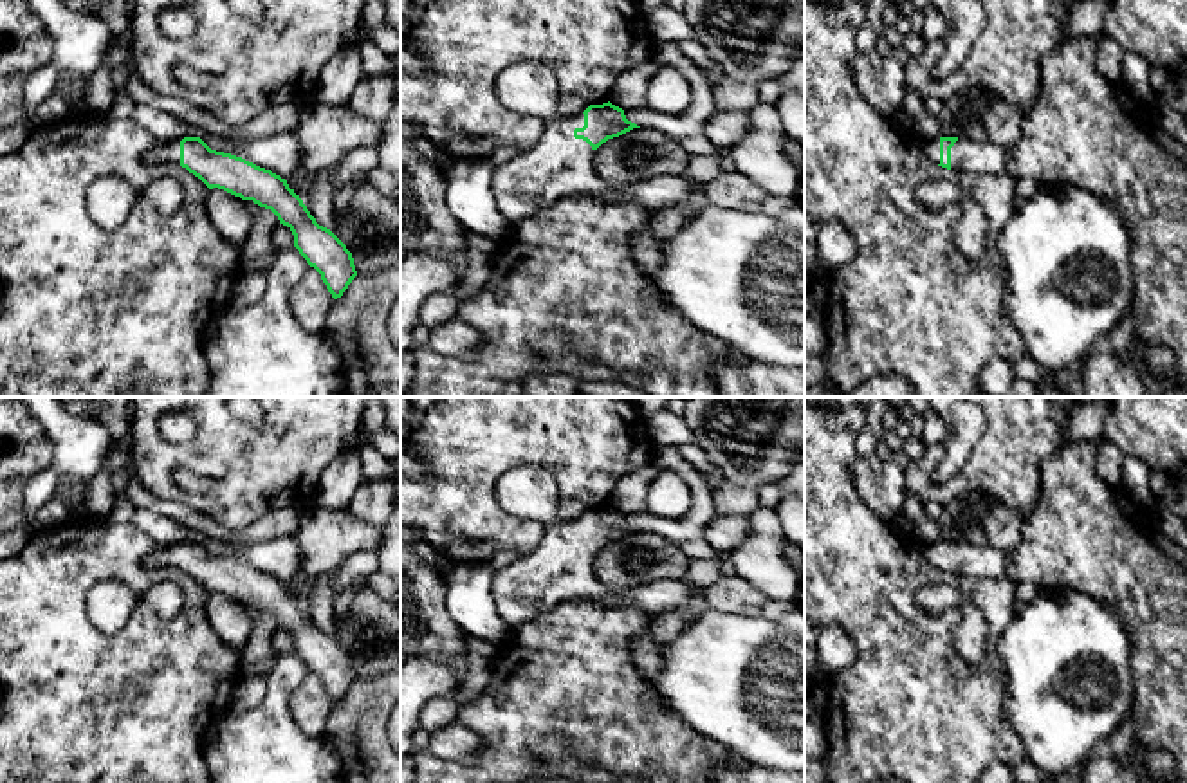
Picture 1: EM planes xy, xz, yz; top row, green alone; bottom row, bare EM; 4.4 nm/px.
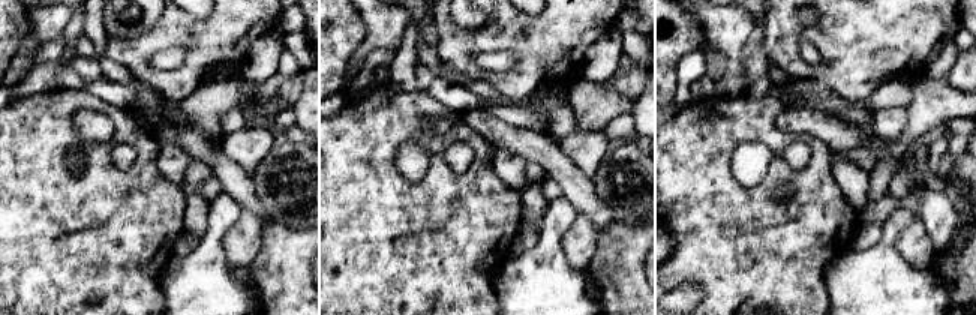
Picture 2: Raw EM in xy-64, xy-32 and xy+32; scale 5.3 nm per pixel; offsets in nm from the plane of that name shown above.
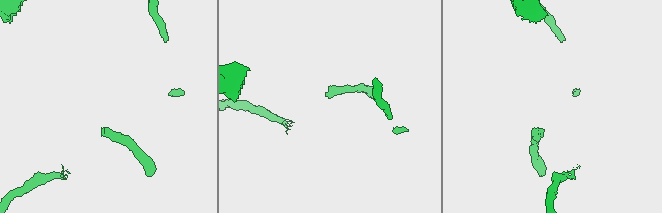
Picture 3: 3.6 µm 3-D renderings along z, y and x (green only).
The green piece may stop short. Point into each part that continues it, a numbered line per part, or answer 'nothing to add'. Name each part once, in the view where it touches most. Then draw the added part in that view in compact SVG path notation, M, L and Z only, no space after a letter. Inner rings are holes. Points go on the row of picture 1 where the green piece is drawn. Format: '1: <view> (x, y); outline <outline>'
1: xz (560, 165); outline M584 114L554 117L543 137L529 152L518 153L492 171L492 193L498 211L516 224L557 200L588 195L603 202L637 202L657 213L684 204L687 216L698 215L707 200L702 189L686 177L655 177L613 188L594 171L595 150L574 137L584 126Z

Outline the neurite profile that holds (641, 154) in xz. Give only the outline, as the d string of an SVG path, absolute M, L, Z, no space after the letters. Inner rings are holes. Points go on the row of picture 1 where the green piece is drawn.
M649 126L608 139L594 153L594 171L613 188L655 177L686 177L687 164L689 153Z

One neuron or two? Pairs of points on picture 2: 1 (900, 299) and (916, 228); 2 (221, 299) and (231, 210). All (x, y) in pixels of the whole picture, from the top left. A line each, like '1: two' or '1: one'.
1: two
2: one

